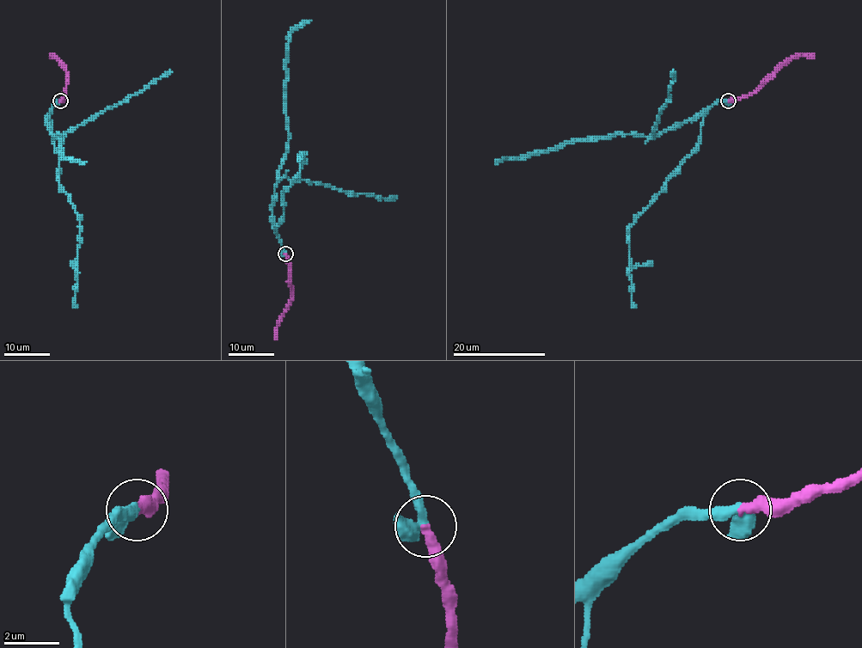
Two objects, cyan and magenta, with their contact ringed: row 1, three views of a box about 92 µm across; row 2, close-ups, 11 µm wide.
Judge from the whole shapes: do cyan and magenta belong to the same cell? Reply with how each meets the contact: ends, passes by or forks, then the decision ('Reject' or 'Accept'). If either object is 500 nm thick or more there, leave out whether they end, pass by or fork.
At the ring cyan passes by. At the ring magenta ends. Accept

